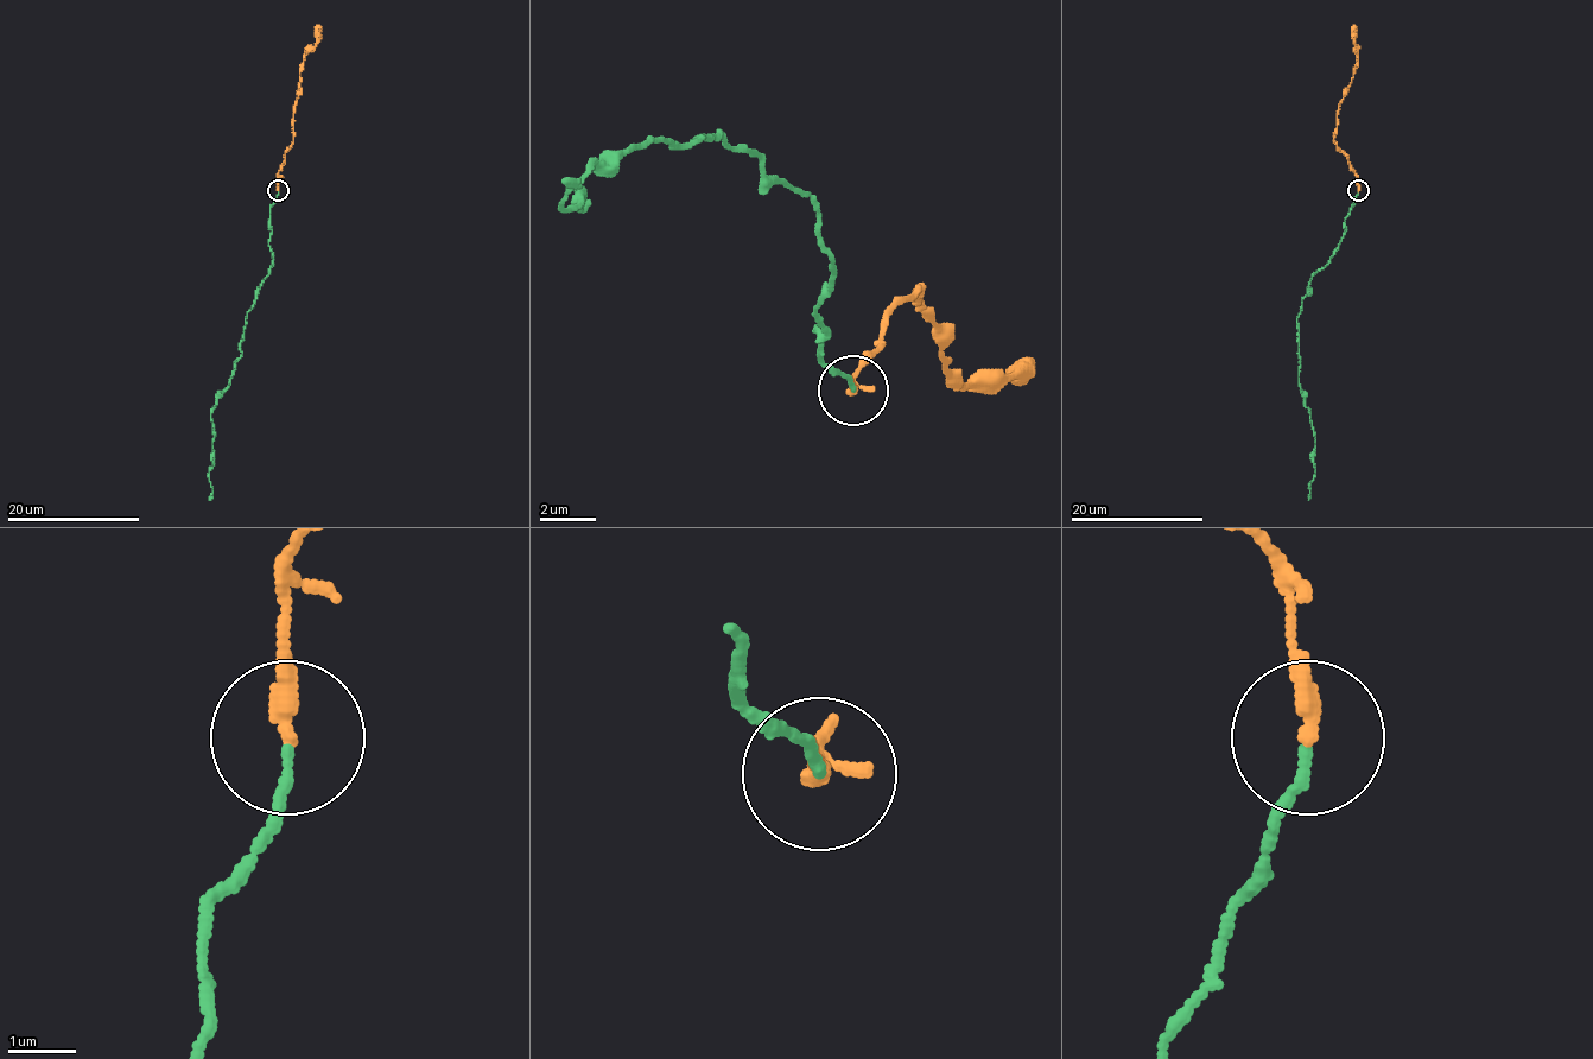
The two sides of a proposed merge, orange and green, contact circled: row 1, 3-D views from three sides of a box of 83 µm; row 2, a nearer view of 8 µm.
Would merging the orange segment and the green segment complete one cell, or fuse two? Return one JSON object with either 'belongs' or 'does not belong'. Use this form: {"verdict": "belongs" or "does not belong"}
{"verdict": "does not belong"}

